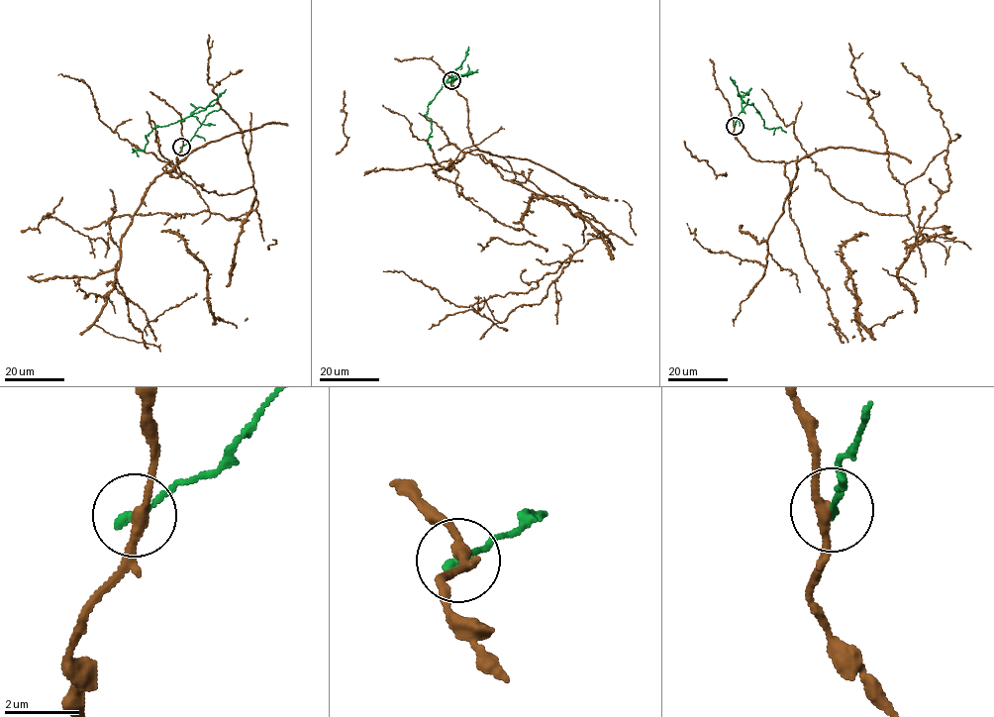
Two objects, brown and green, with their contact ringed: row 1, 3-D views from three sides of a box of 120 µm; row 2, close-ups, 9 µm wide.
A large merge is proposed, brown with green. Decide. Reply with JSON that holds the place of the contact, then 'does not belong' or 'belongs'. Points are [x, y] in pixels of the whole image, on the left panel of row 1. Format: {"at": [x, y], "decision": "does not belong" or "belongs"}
{"at": [181, 147], "decision": "does not belong"}

